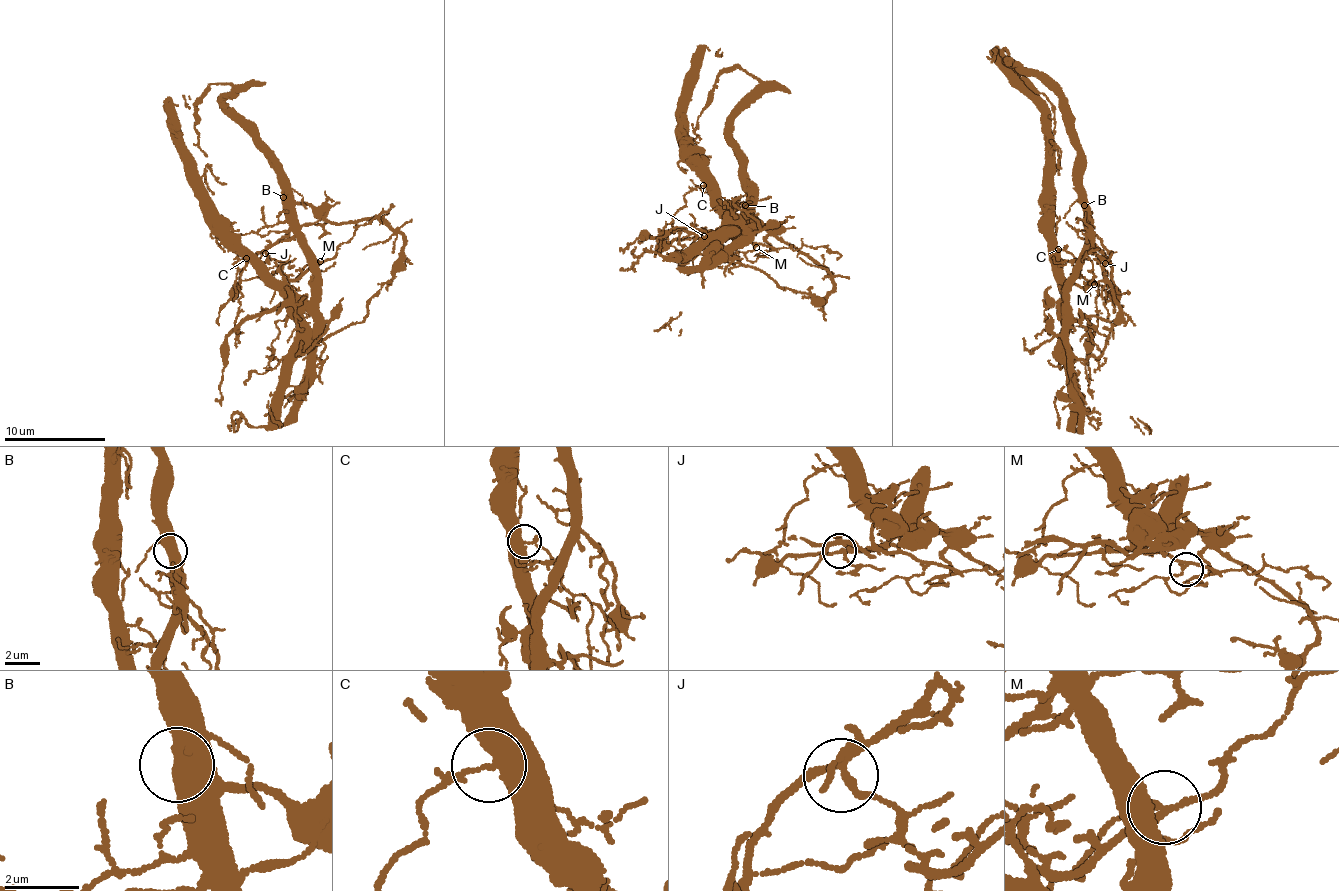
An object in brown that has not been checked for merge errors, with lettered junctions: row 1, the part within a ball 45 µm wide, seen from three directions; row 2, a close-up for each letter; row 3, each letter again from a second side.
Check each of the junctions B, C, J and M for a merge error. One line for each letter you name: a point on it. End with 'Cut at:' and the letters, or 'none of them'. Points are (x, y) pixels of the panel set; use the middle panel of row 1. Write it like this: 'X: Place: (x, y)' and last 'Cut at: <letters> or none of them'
C: Place: (703, 185)
Cut at: C

